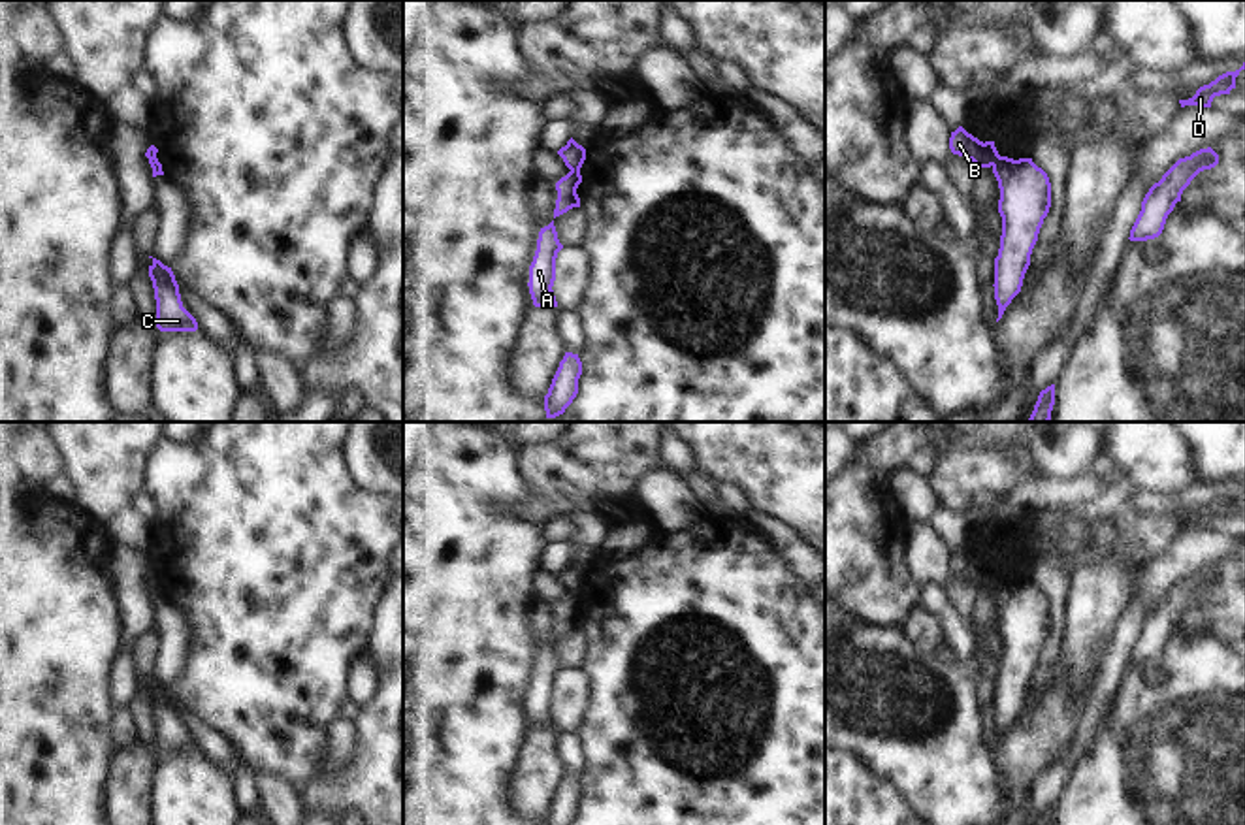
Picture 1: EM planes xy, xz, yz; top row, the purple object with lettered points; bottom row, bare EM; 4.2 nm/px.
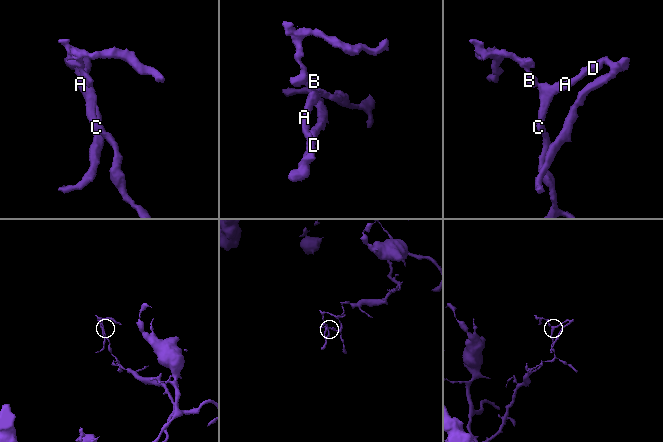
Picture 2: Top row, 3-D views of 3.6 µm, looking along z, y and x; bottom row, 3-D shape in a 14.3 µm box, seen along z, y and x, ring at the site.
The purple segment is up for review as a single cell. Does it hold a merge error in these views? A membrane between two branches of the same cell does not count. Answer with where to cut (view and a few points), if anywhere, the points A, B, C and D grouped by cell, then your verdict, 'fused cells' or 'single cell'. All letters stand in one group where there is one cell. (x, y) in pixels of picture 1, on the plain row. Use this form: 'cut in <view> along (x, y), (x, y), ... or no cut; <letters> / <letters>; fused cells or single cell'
cut in yz along (999, 577), (991, 586); A C D / B; fused cells

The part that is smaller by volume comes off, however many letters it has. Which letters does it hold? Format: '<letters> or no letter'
B

